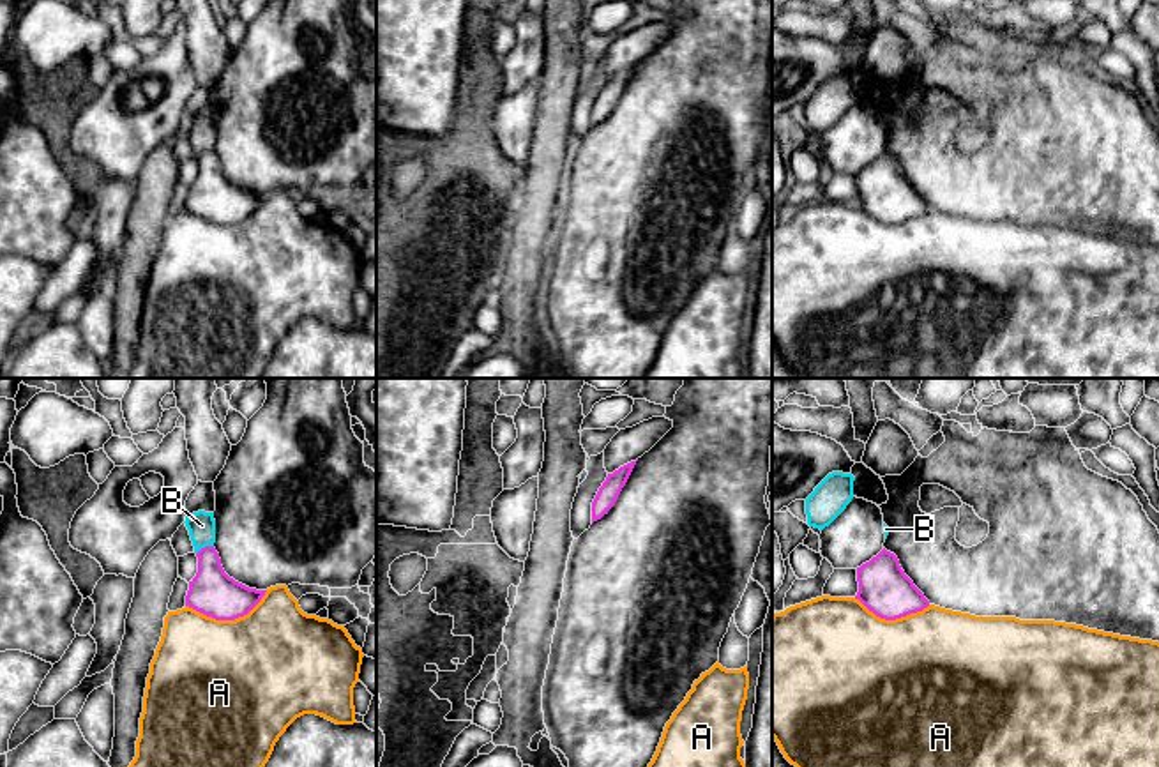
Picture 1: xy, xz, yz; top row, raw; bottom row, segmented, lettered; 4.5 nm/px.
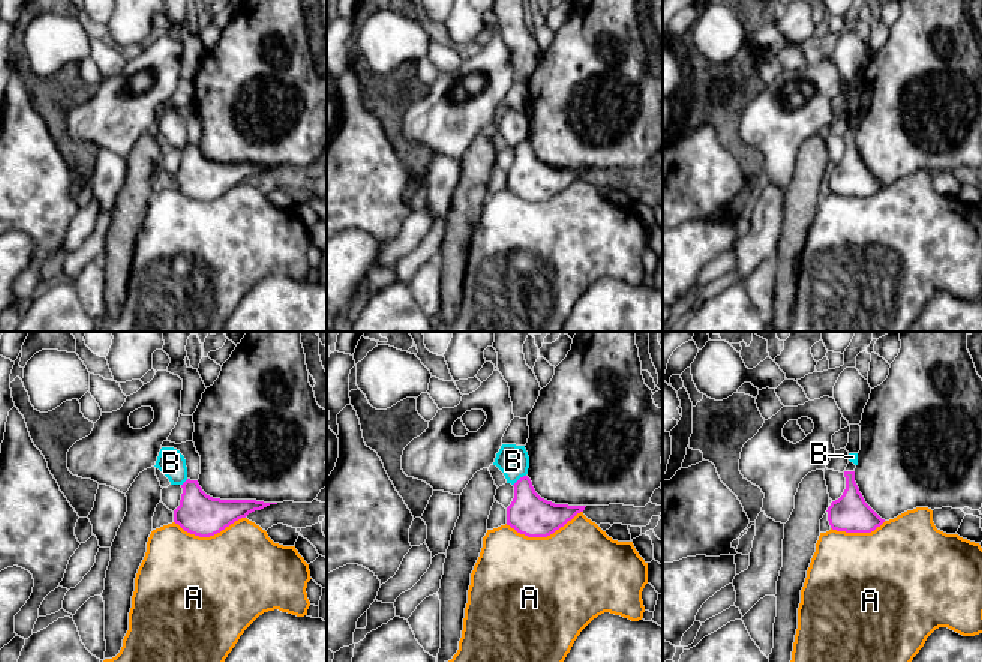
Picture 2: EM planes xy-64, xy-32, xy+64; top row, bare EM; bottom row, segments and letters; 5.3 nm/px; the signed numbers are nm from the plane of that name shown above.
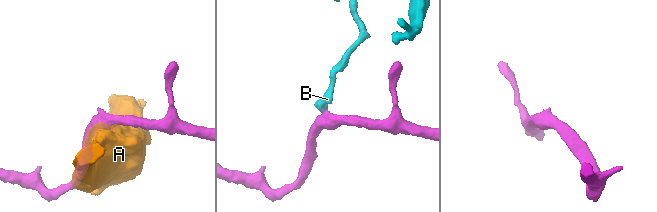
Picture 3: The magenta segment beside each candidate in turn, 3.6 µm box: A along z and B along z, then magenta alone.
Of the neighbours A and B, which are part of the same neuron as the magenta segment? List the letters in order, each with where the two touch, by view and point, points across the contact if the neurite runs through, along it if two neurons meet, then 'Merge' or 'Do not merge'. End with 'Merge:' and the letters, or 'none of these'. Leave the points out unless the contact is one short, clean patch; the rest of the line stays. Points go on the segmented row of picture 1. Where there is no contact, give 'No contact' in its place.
A: Touches magenta at xy (227, 619). Do not merge
B: Touches magenta at xy (205, 546). Boundary: xy (212, 545), (205, 545), (196, 554). Do not merge
Merge: none of these

